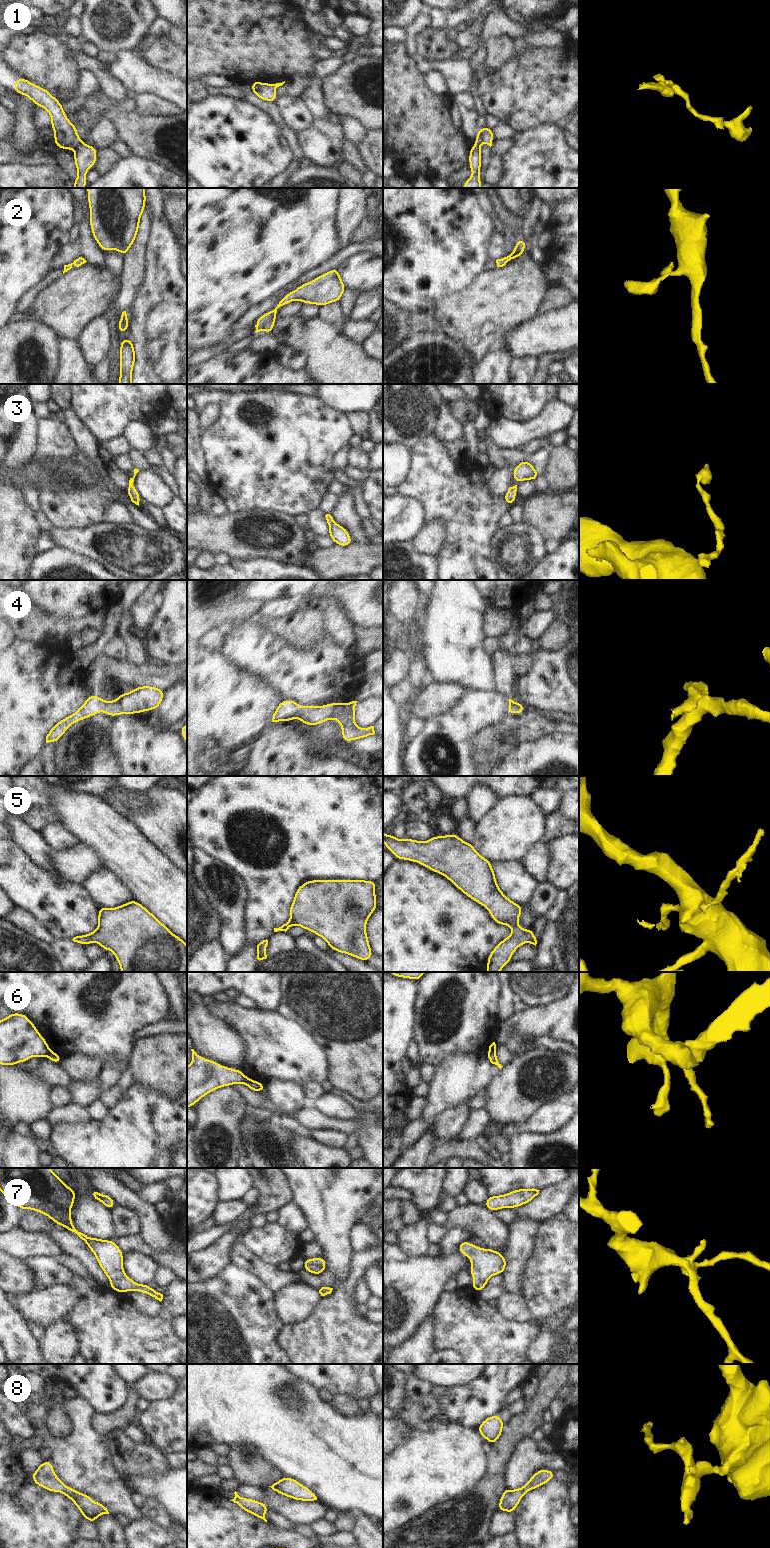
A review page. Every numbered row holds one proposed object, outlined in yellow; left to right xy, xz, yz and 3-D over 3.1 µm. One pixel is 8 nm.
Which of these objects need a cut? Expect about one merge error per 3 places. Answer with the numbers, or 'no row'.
1, 6

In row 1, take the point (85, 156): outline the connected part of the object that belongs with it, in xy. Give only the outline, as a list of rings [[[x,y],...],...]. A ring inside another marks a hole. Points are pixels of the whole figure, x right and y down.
[[[80,143],[75,148],[74,163],[77,169],[77,177],[73,188],[84,188],[88,182],[86,172],[94,167],[97,160],[97,148],[86,143]]]

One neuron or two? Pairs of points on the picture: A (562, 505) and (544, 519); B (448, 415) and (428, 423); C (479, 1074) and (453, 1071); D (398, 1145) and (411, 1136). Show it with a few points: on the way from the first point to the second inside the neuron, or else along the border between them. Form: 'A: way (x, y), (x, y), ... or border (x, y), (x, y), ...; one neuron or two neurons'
A: way (558, 509), (548, 515); one neuron
B: border (446, 401), (441, 407), (435, 432); two neurons
C: way (473, 1074), (459, 1074); one neuron
D: border (402, 1133), (404, 1143), (407, 1146); two neurons

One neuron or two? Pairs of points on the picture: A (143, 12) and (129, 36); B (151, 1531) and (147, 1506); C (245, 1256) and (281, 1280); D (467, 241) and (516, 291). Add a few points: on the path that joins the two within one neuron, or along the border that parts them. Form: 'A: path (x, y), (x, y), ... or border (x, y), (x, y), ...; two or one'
A: path (137, 18), (129, 30); one
B: border (143, 1515), (170, 1530); two
C: path (251, 1265), (271, 1277); one
D: border (485, 268), (468, 284); two

